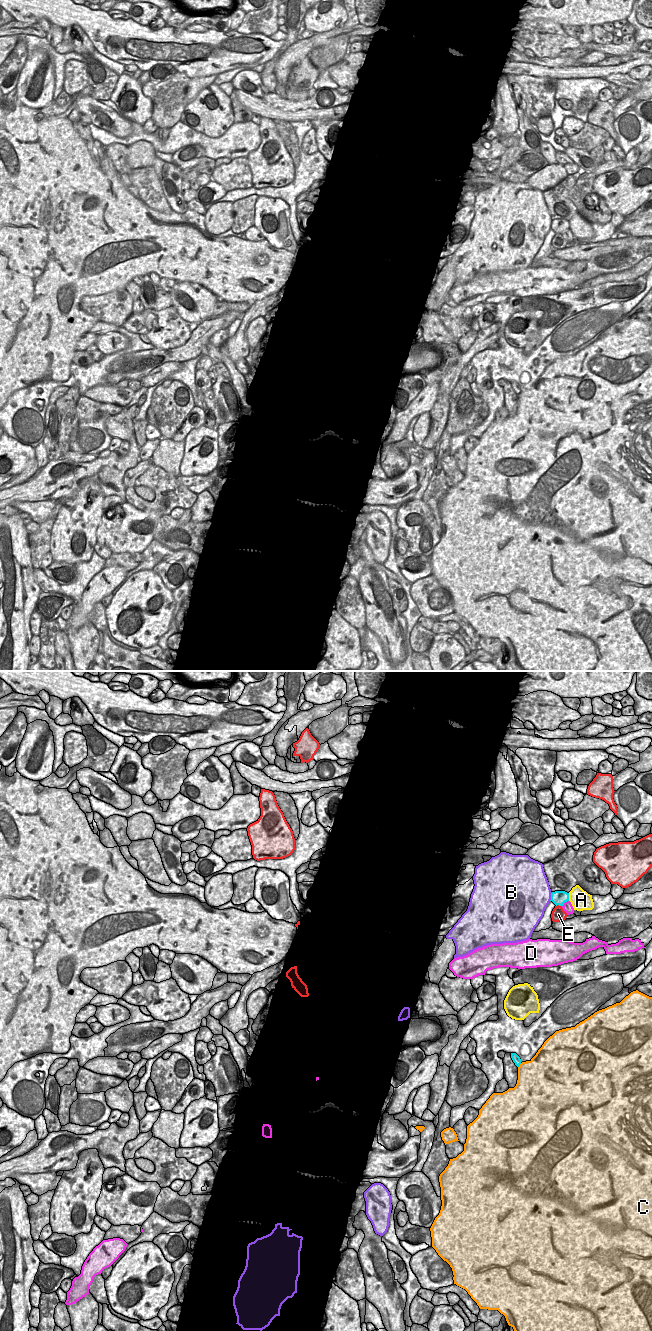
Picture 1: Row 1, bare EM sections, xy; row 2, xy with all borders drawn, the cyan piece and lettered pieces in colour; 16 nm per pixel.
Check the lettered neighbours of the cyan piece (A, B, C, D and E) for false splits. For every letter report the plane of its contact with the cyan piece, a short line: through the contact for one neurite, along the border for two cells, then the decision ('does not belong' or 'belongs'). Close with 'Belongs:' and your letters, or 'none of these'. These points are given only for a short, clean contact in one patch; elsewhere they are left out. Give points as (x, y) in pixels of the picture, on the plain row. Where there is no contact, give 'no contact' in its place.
A: meets cyan in xy; does not belong
B: meets cyan in xy; does not belong
C: meets cyan in xy; does not belong
D: meets cyan in xy; line xy (568, 228), (562, 234); does not belong
E: meets cyan in xy; does not belong
Belongs: none of these

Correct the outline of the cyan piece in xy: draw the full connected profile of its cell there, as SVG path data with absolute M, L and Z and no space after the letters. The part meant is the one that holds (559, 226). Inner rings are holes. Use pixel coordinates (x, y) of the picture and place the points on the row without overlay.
M555 219L551 221L551 228L556 234L563 234L565 230L569 229L569 221L565 219Z

